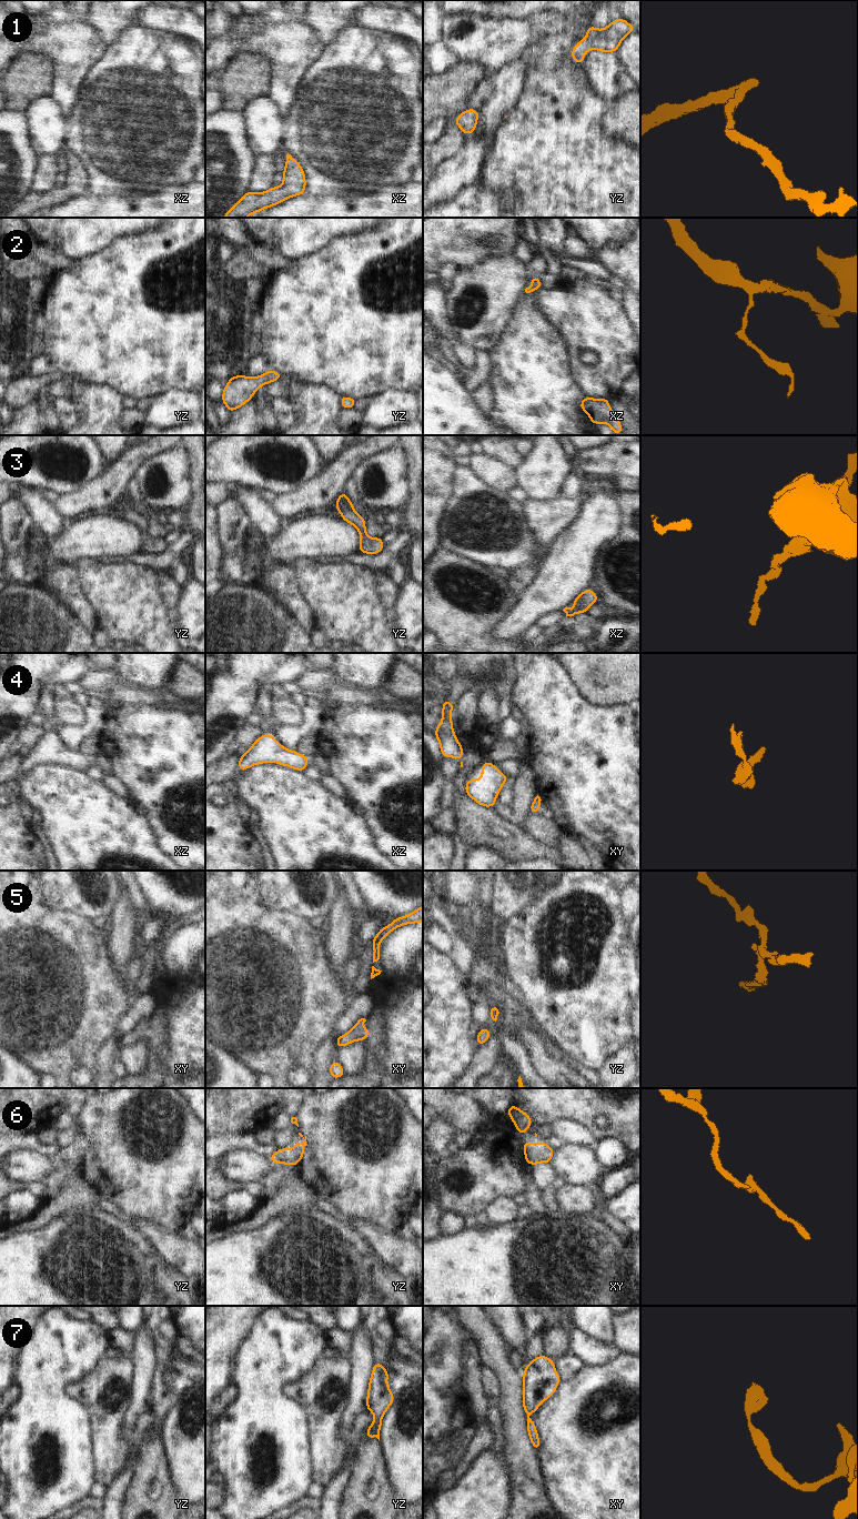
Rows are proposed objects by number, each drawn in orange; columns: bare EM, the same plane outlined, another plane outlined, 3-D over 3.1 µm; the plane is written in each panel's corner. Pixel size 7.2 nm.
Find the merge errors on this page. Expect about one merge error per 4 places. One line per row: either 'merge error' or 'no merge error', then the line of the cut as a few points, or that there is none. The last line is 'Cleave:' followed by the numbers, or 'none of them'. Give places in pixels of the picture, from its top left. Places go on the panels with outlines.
1: no merge error | no cut
2: no merge error | no cut
3: no merge error | no cut
4: no merge error | no cut
5: no merge error | no cut
6: no merge error | no cut
7: no merge error | no cut
Cleave: none of them

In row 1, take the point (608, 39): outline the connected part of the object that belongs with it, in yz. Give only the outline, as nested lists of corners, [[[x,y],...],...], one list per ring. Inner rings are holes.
[[[622,17],[602,30],[588,26],[586,37],[582,41],[577,41],[571,51],[571,56],[578,64],[584,62],[585,53],[592,49],[600,52],[616,52],[622,40],[634,31],[635,28]]]

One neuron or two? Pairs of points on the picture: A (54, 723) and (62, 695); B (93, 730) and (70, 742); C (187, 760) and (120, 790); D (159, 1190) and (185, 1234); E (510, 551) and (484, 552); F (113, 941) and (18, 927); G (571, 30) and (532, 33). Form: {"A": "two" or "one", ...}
{"A": "two", "B": "one", "C": "two", "D": "two", "E": "one", "F": "two", "G": "one"}

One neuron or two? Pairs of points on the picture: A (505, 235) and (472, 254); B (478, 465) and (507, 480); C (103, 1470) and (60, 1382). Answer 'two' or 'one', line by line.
A: one
B: one
C: two

